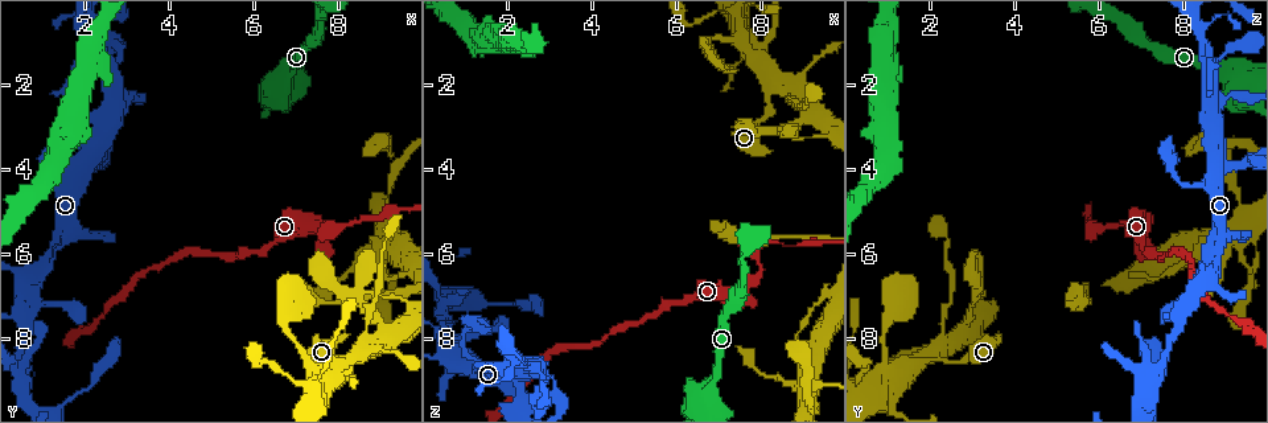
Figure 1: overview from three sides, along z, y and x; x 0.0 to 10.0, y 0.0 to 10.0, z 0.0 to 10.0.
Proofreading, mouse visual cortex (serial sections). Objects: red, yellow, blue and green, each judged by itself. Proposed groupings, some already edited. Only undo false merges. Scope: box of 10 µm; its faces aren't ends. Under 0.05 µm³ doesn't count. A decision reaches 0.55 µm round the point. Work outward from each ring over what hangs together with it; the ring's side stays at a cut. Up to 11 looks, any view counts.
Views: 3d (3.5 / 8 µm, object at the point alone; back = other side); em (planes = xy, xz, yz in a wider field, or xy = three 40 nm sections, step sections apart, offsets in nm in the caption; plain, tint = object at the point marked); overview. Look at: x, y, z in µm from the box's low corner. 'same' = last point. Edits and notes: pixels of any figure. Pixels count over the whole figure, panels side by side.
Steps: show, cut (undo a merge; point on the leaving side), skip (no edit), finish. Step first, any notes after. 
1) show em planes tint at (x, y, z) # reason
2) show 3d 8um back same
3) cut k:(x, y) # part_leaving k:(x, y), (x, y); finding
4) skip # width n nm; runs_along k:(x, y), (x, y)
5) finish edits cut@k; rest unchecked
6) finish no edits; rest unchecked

show 3d 8um at (0.90, 4.35, 7.95) # abrupt turn

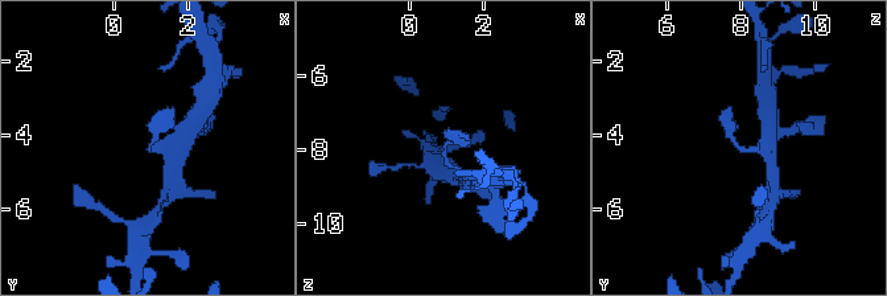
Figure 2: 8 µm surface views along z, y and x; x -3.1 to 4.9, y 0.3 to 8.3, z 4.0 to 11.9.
show em xy step 5 tint same # arm_widths 150, 300 nm

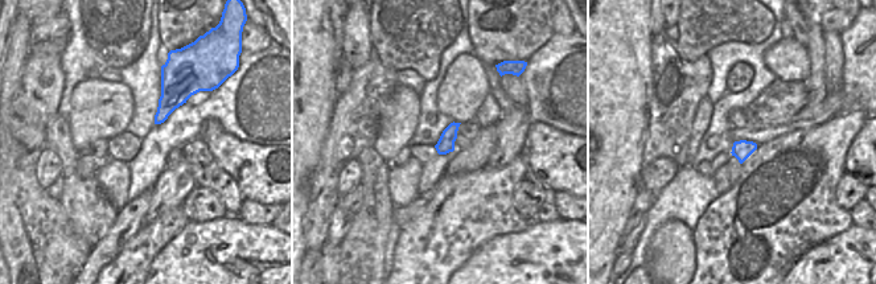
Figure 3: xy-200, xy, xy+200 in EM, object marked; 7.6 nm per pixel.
skip # width 130 nm; runs_along 2:(768, 160), (758, 149), (739, 149), (727, 119); one cell here

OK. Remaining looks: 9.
show 3d 3.5um back at (1.25, 7.15, 7.95) # thin neck

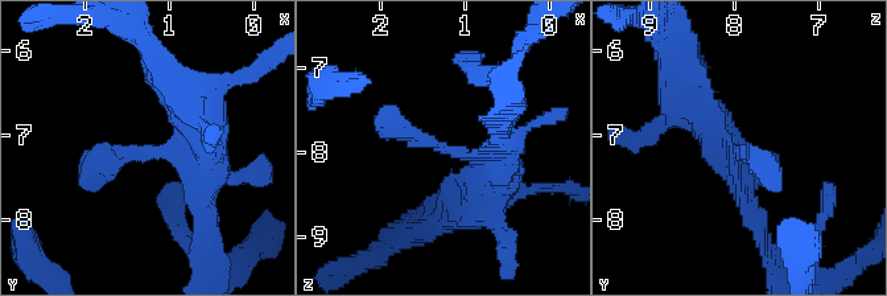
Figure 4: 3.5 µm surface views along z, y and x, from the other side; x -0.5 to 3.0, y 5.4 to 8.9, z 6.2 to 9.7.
show em xy step 1 tint at (1.35, 7.20, 7.95) # shape alone is not enough

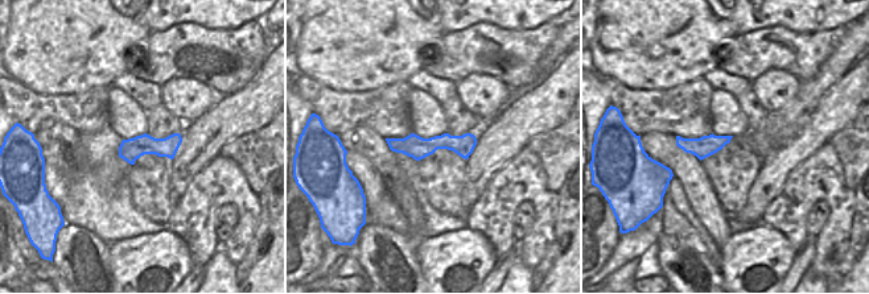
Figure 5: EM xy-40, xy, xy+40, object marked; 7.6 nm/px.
skip # runs_along 4:(502, 177), (396, 130), (392, 106); all the same cell

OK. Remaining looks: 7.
show 3d 3.5um at (8.35, 5.35, 5.70) # sharp bend

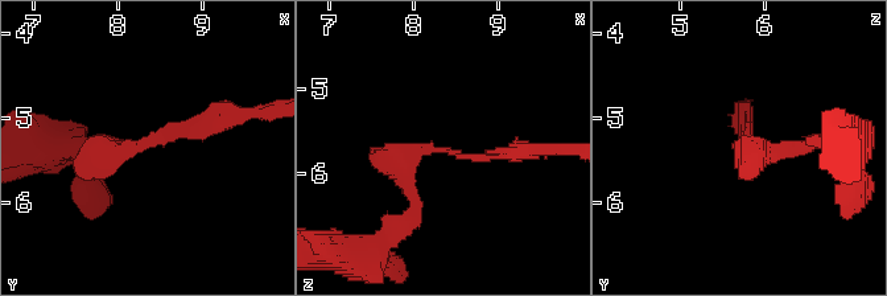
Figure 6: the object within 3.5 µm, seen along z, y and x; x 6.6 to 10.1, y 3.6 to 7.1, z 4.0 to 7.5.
show em xy step 3 tint at (8.35, 5.35, 5.70) # arm_widths 150, 200 nm; need the tissue

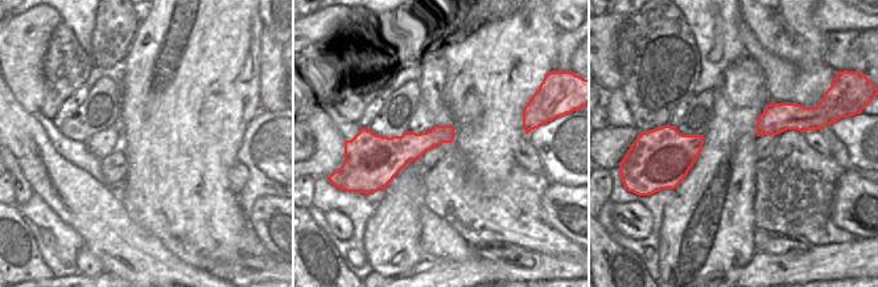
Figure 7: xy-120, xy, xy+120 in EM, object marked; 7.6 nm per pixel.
show em xy step 1 tint same

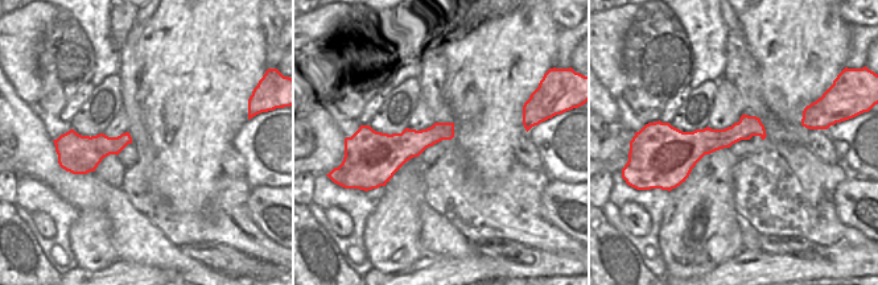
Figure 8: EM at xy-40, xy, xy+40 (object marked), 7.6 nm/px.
skip # runs_along 6:(118, 148), (145, 148), (227, 119); one cell here

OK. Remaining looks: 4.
show 3d 3.5um at (6.75, 1.80, 9.25)

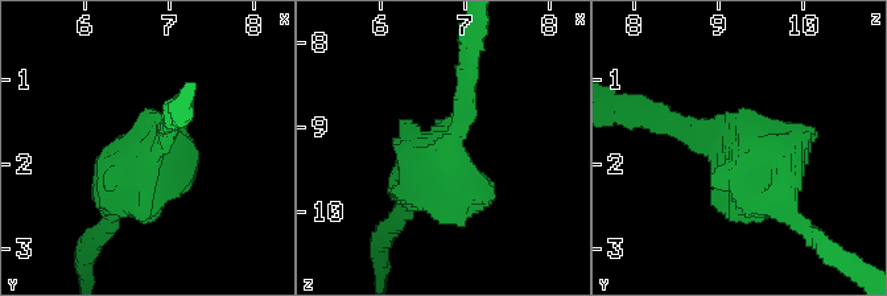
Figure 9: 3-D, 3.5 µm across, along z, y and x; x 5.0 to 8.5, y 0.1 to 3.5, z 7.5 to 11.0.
show em xy step 5 tint at (6.70, 1.85, 9.20)

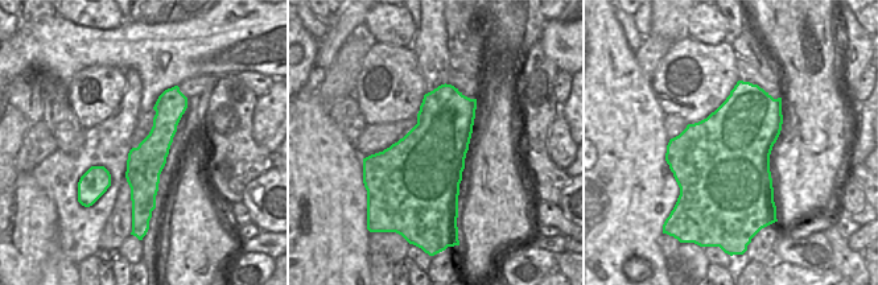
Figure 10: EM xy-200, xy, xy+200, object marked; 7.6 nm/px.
skip # runs_along 9:(692, 127), (776, 164), (797, 221); all the same cell

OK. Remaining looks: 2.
finish no edits; rest unchecked

